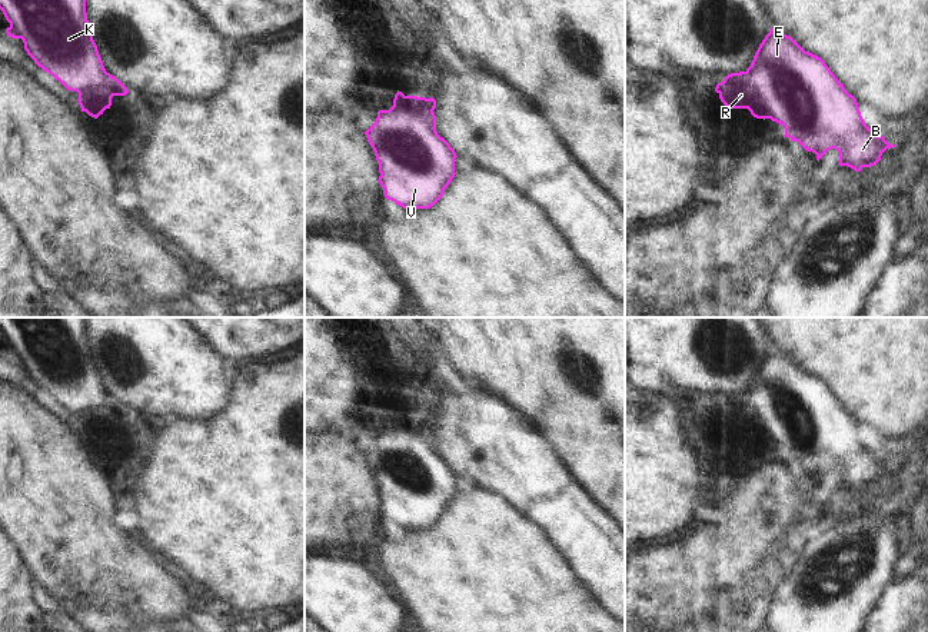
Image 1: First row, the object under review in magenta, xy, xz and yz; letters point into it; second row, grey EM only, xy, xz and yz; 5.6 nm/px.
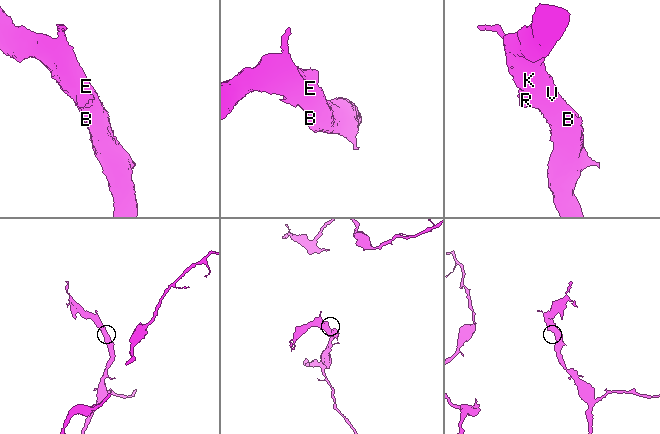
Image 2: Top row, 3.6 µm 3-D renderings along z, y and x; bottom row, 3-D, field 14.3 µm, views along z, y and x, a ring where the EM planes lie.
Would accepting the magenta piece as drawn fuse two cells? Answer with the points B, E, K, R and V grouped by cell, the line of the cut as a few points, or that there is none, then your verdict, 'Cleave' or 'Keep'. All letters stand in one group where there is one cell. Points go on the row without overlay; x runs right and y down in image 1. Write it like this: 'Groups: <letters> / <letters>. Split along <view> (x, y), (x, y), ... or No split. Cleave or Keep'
Groups: B E K R V. No split. Keep.

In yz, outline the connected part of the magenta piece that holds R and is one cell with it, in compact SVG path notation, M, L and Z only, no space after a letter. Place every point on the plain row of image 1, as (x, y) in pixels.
M775 347L759 365L751 386L745 392L728 395L716 405L715 412L729 429L748 429L756 439L771 439L782 445L784 456L815 473L818 482L828 470L835 469L839 473L839 486L861 492L864 488L875 486L887 469L897 468L897 465L888 463L884 456L878 456L865 445L857 419L845 410L821 377L805 372L791 356L782 355Z

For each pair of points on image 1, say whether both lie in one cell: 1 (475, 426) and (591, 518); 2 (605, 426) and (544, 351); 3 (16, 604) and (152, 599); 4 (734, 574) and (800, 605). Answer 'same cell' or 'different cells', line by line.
1: same cell
2: same cell
3: different cells
4: different cells

